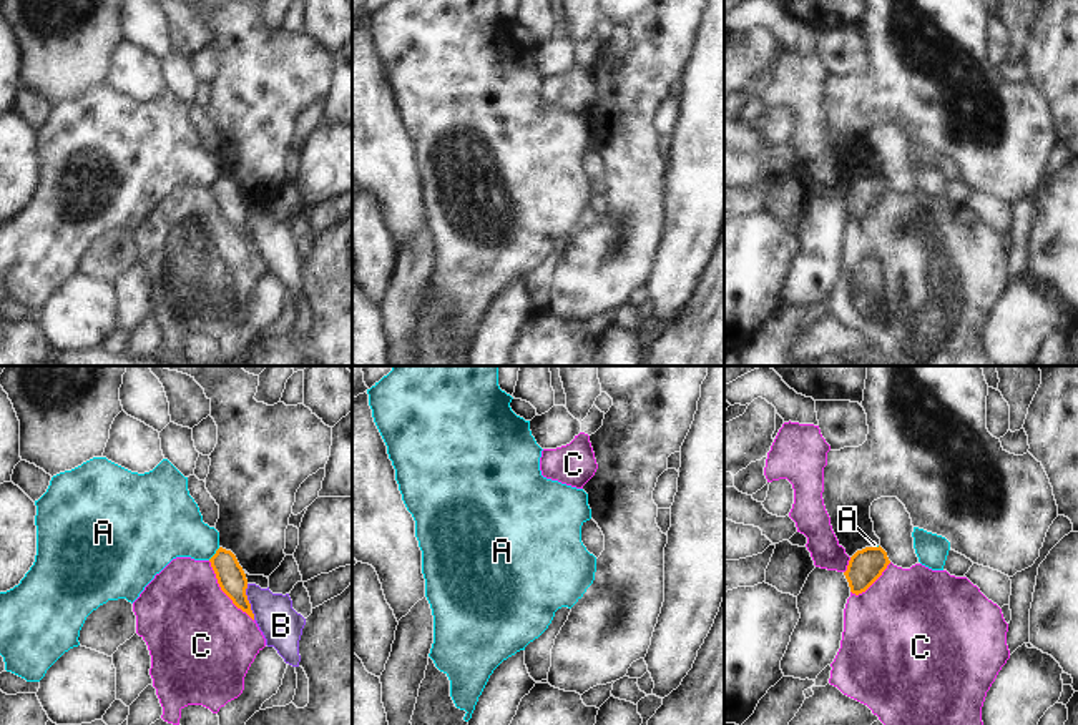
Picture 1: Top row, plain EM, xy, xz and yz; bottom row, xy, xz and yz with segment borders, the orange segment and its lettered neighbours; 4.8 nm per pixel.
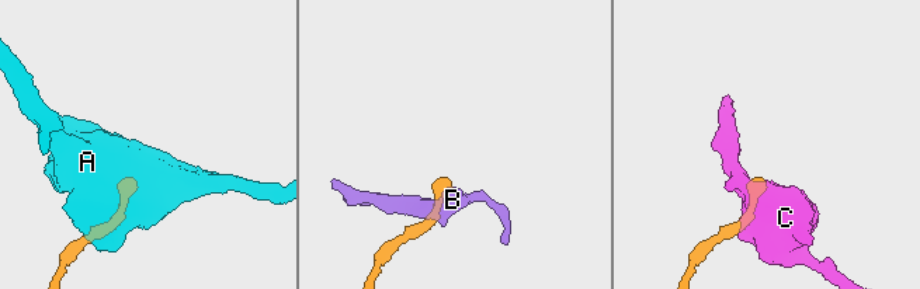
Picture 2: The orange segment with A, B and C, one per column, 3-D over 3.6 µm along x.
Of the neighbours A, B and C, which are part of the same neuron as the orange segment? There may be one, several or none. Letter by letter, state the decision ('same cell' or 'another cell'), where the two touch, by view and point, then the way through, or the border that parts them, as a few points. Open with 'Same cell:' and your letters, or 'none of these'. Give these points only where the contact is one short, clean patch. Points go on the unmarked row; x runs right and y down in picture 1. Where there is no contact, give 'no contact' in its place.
Same cell: none of these
A: another cell | xy (215, 182) | along xy (220, 175), (208, 187)
B: another cell | xy (248, 230) | along xy (246, 212), (246, 226), (254, 246)
C: another cell | xy (223, 218)

